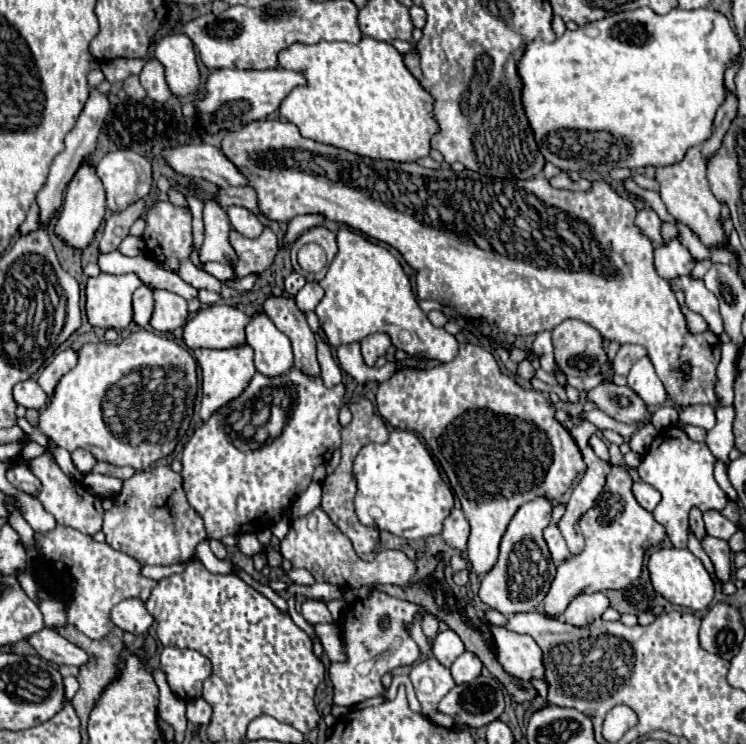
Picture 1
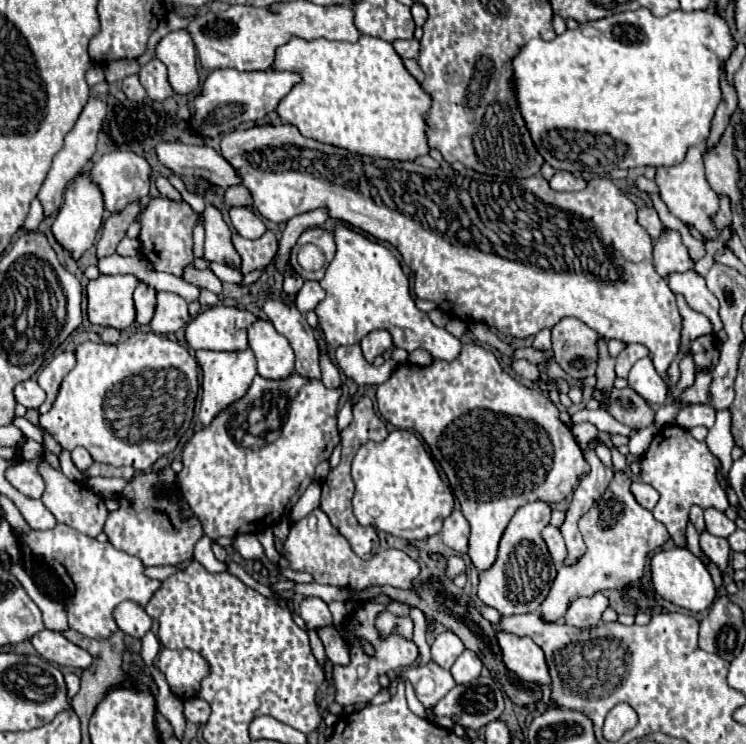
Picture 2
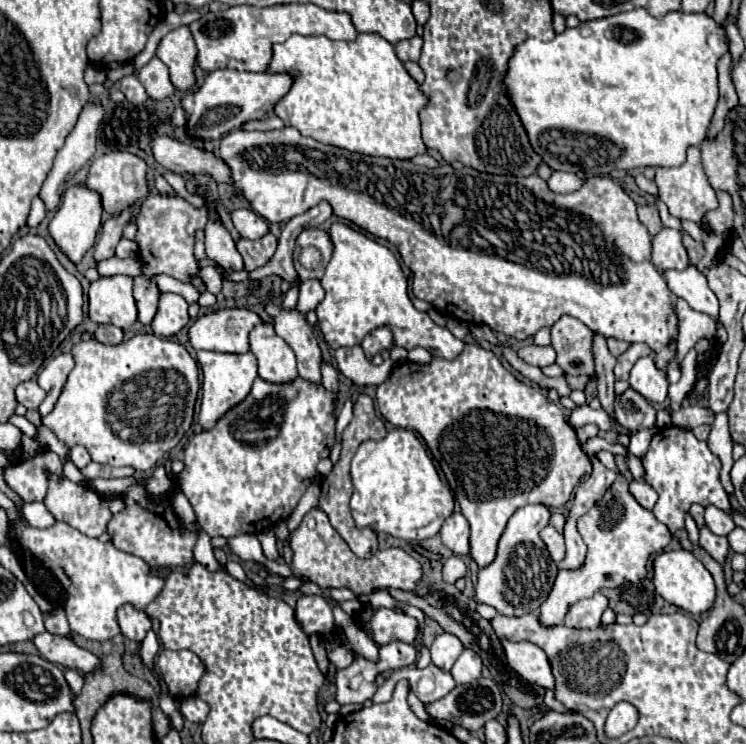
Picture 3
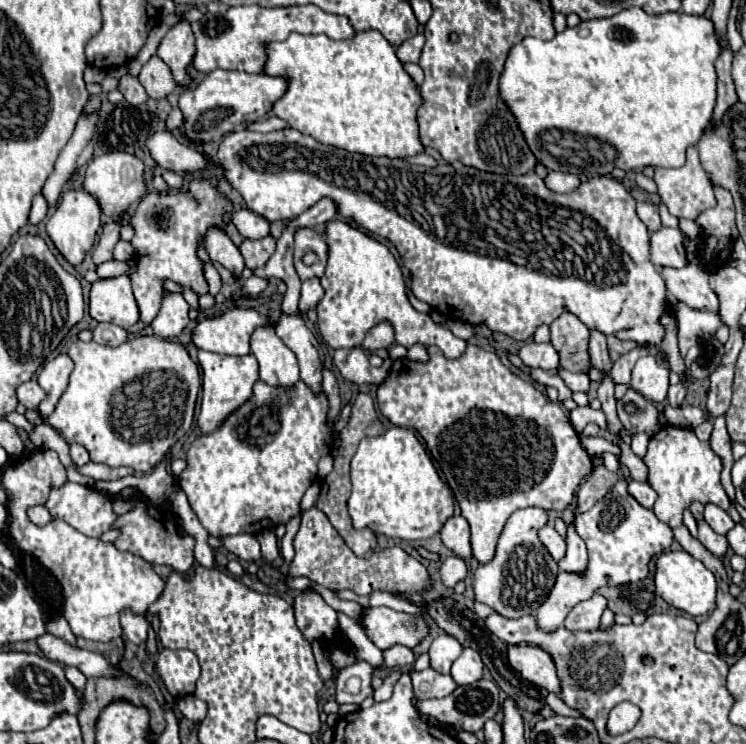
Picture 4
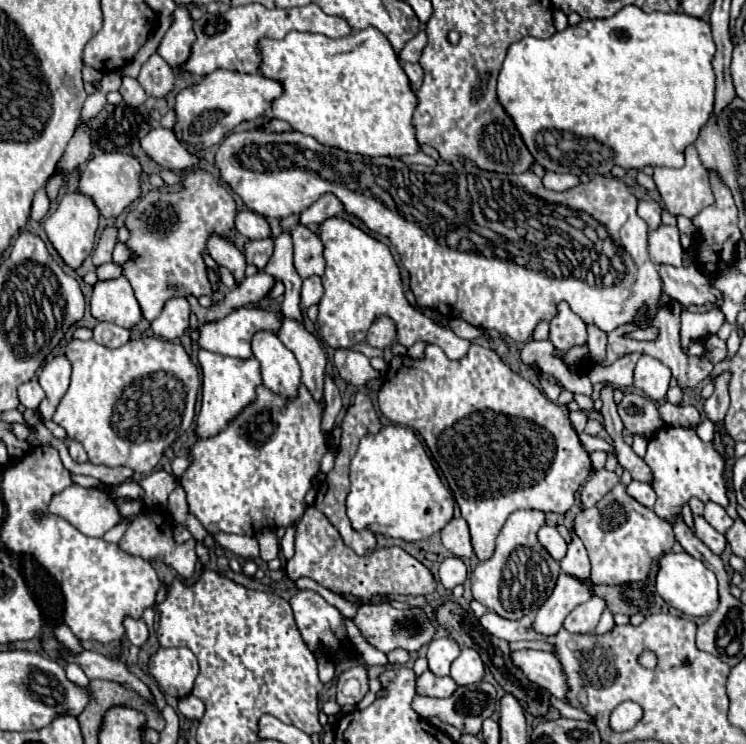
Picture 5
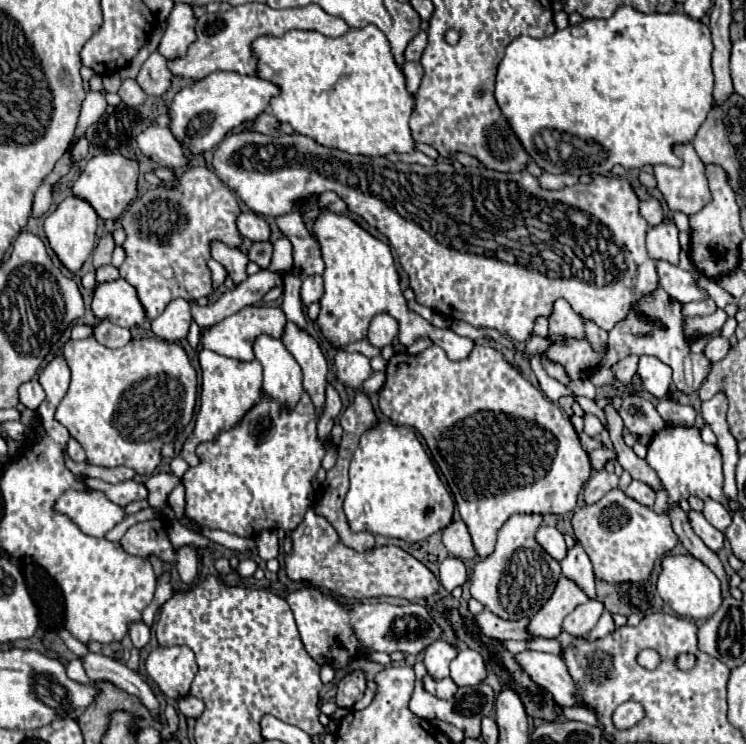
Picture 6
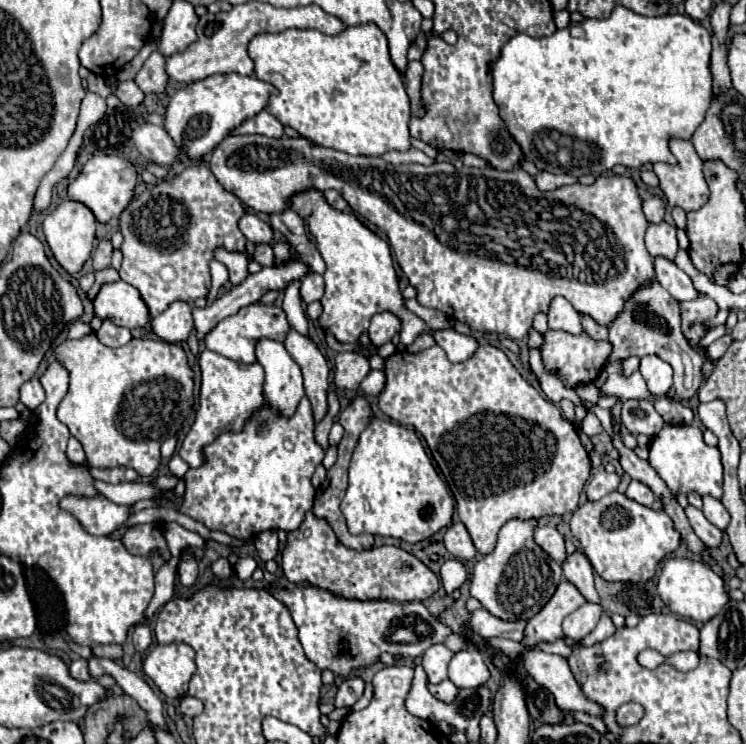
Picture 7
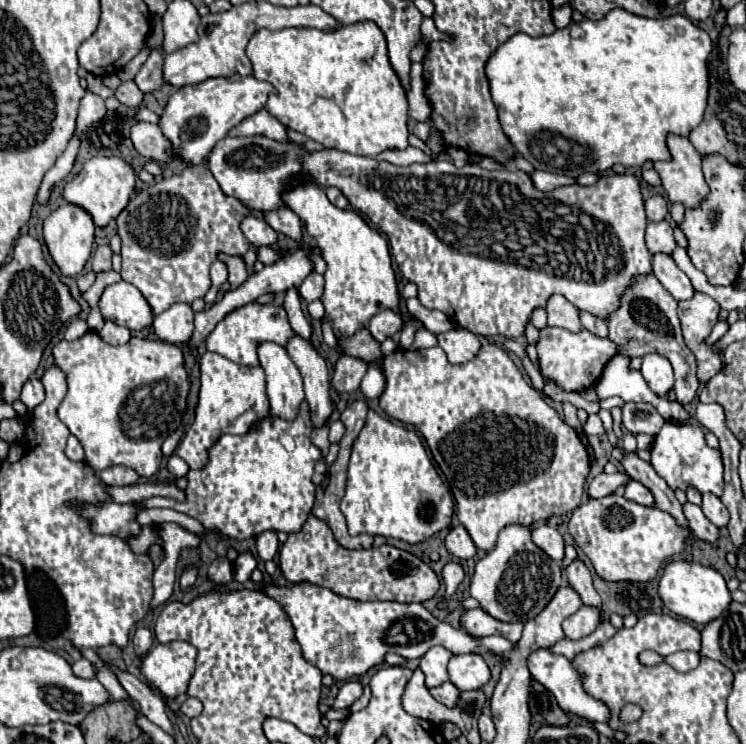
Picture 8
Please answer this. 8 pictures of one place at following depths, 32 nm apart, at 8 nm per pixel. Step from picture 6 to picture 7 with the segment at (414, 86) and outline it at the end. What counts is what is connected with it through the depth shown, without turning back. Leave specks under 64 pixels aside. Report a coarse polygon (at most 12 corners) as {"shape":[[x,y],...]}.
{"shape":[[408,62],[404,78],[412,100],[412,116],[420,108],[422,64]]}

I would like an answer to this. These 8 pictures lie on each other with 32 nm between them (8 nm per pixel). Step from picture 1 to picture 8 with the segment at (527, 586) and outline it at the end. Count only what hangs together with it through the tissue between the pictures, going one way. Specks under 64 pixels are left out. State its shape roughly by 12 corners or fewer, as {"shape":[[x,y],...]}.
{"shape":[[508,524],[476,562],[470,596],[502,622],[528,622],[562,568]]}

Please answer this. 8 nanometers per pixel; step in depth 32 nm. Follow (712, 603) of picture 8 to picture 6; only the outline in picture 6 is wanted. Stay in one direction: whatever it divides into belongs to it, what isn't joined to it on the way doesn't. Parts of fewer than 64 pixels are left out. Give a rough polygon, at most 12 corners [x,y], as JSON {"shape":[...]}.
{"shape":[[662,558],[656,590],[694,620],[722,604],[720,580],[700,560]]}

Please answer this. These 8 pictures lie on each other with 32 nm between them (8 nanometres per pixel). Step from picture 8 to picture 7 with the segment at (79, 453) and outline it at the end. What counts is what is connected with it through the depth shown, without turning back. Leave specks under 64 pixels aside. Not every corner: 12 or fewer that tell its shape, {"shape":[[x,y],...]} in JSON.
{"shape":[[76,438],[68,440],[66,456],[74,464],[84,464],[86,456]]}

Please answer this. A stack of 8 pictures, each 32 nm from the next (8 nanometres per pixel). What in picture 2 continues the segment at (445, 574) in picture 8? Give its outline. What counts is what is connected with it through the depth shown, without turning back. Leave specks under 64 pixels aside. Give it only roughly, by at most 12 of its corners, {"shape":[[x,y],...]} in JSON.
{"shape":[[452,556],[448,560],[446,574],[450,578],[462,574],[466,564],[462,556]]}

